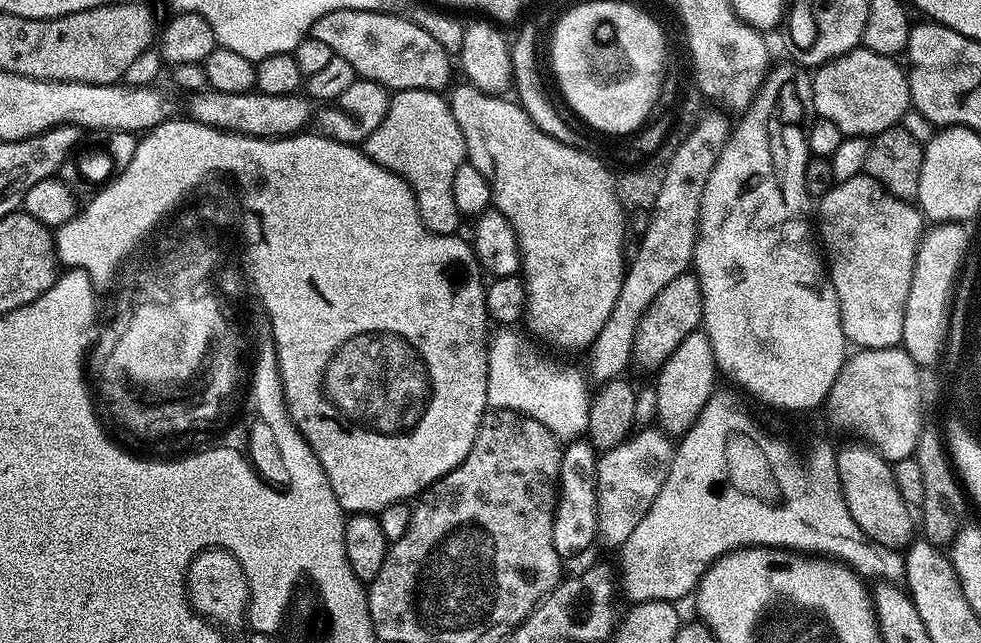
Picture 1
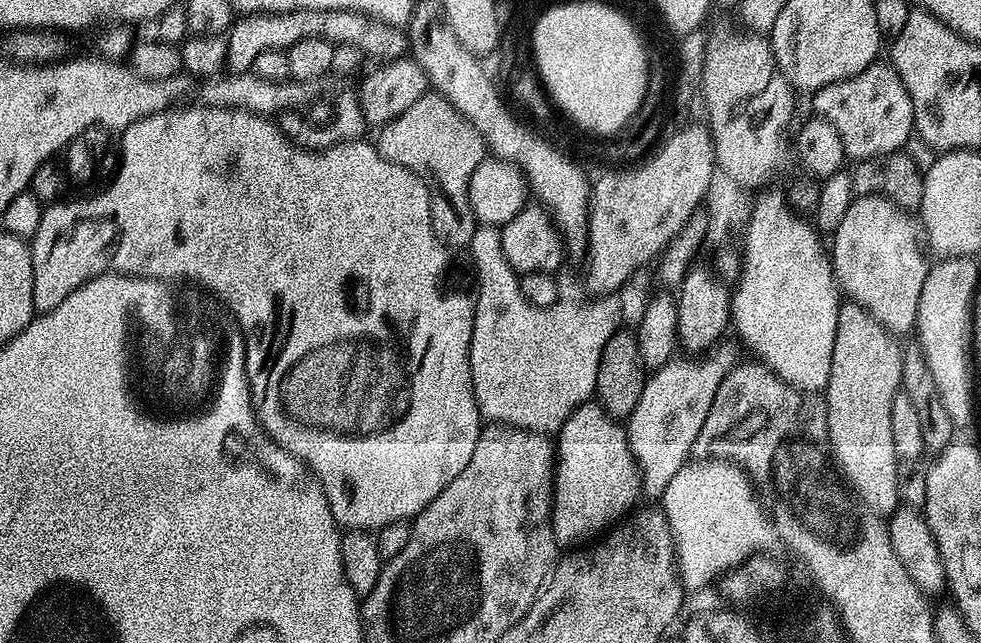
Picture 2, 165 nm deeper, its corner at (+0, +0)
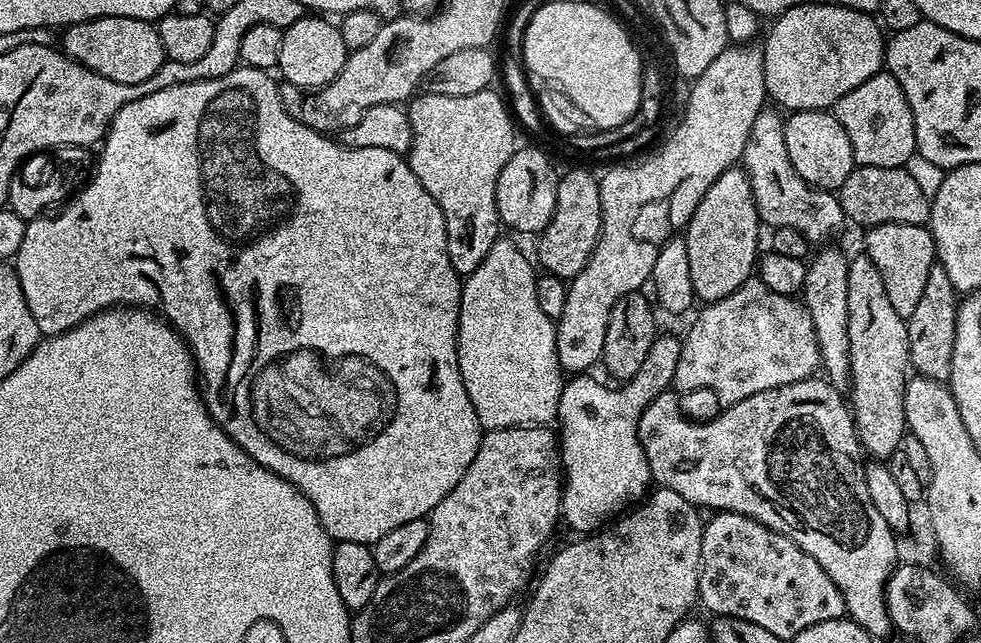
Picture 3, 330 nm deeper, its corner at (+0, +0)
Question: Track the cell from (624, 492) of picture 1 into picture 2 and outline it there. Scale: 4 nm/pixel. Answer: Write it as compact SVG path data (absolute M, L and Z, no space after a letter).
M728 342L721 343L719 346L713 347L707 354L701 355L699 358L684 358L688 360L680 360L681 358L673 358L668 361L667 364L661 366L661 368L655 369L651 373L650 378L645 379L644 389L642 390L642 398L638 398L638 406L634 406L631 416L626 420L626 431L628 437L629 450L632 451L636 464L640 469L640 483L642 485L643 495L649 496L650 499L659 501L663 497L666 486L670 486L670 478L674 478L674 474L678 474L678 470L682 470L682 466L689 463L690 457L688 456L692 452L692 447L698 444L700 440L700 431L702 426L706 422L706 414L710 414L710 406L714 402L714 394L718 390L718 386L722 382L722 378L730 369L735 368L738 363L738 357L734 349L728 345Z

